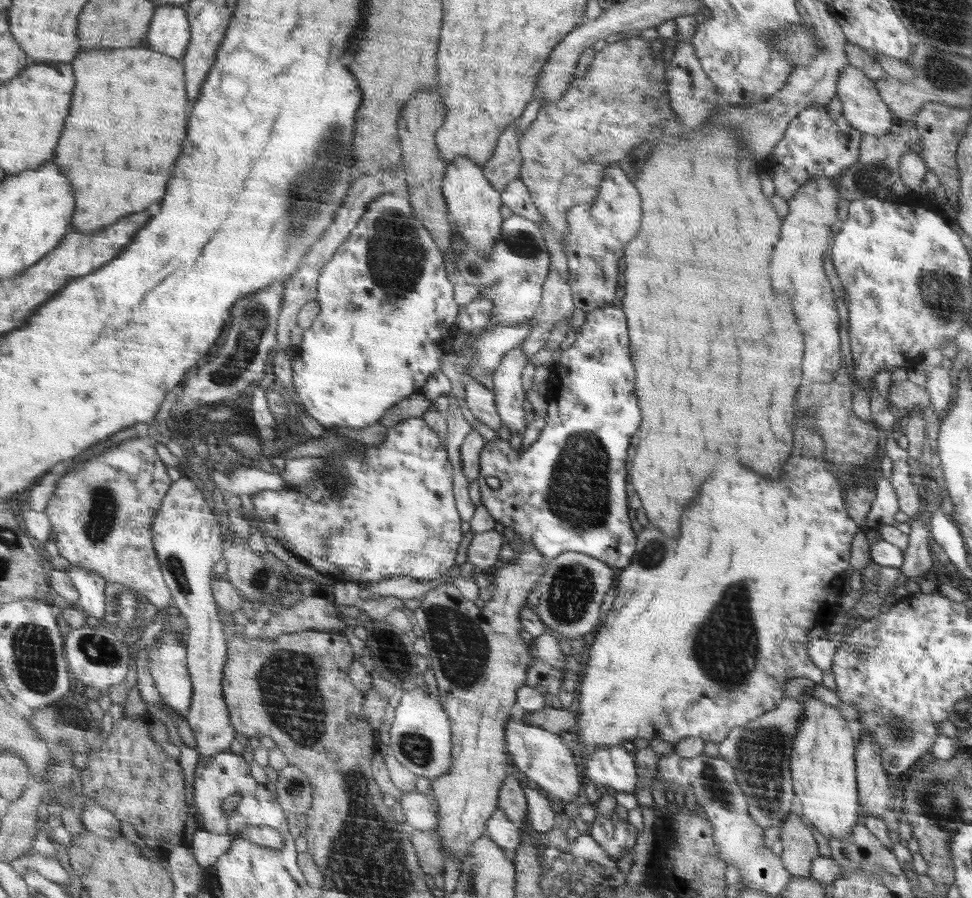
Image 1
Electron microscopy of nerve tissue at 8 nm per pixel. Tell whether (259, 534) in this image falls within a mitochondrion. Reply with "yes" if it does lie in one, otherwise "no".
no

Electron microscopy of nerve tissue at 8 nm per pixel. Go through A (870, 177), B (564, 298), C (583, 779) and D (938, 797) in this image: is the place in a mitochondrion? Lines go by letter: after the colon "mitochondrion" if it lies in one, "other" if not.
A: mitochondrion
B: other
C: other
D: mitochondrion

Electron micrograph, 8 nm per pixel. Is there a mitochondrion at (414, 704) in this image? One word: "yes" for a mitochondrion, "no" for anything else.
no

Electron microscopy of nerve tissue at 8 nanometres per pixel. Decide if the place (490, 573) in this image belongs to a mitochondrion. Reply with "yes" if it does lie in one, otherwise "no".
no

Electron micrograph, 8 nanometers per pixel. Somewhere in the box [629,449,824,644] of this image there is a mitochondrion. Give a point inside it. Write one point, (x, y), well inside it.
(656, 550)

